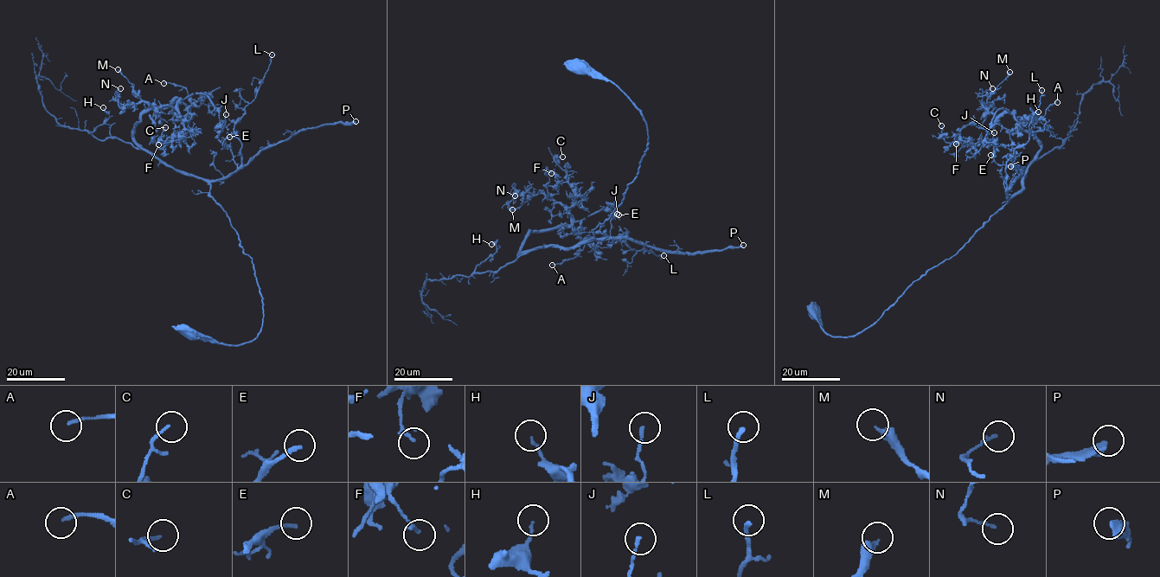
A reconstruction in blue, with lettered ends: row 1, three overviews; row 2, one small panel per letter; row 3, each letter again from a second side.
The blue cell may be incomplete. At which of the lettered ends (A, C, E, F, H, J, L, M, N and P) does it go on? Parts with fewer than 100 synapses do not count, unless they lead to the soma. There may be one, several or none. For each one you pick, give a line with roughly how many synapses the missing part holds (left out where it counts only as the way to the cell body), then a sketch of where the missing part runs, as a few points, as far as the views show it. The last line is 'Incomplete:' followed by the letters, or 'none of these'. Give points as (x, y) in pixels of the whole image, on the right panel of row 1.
P: about 200 synapses; missing branch runs (1010, 166), (1011, 174), (1003, 172), (983, 195), (980, 213), (967, 230), (963, 231), (977, 212), (991, 210)
Incomplete: P

